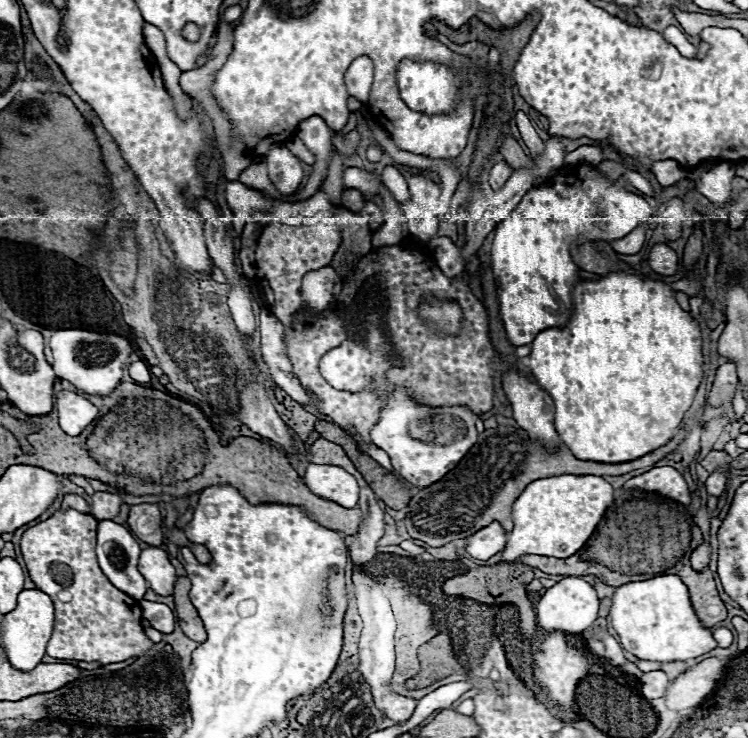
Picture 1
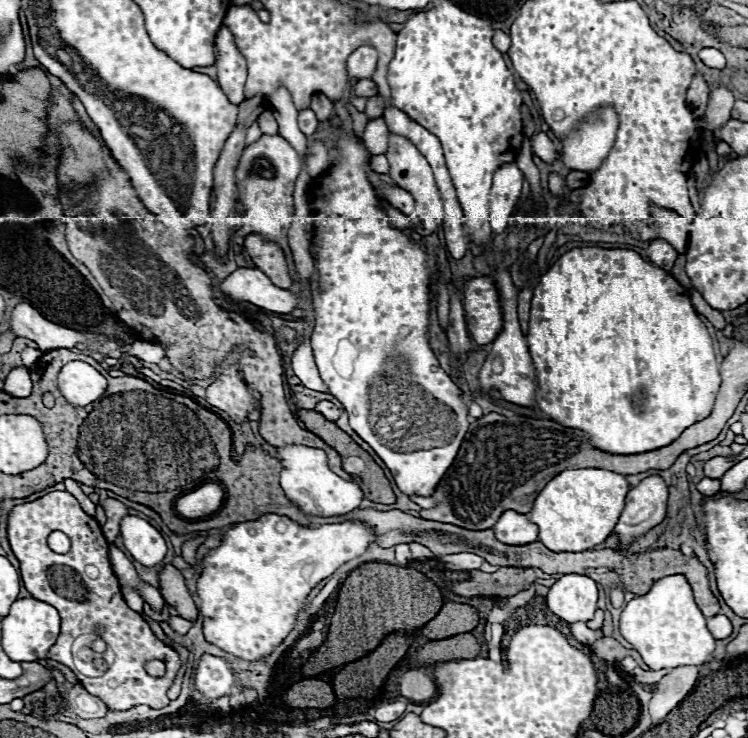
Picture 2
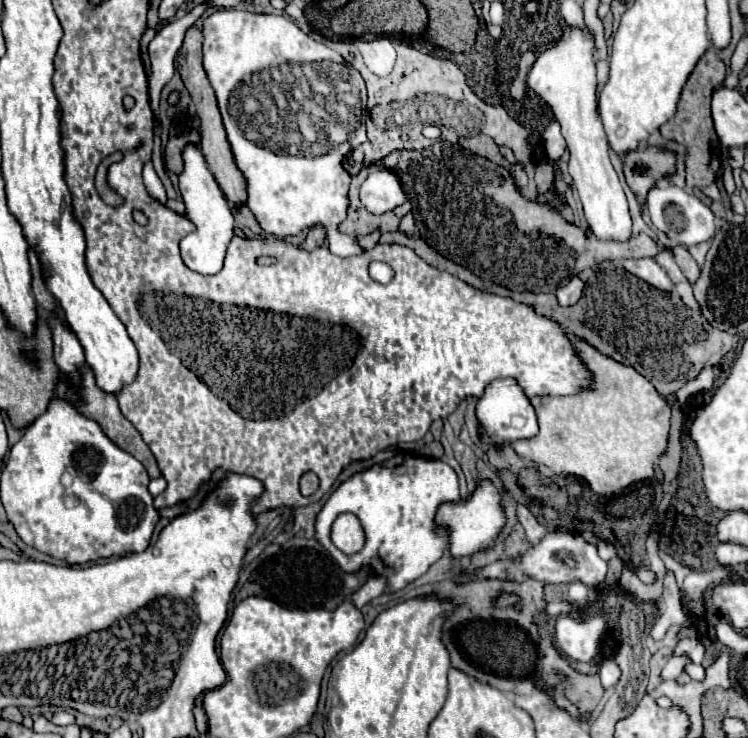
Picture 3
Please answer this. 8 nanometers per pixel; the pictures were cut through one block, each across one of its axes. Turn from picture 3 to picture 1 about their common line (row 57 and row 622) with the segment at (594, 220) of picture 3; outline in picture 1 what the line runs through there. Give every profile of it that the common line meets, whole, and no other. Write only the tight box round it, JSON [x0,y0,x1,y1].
[536,576,600,634]

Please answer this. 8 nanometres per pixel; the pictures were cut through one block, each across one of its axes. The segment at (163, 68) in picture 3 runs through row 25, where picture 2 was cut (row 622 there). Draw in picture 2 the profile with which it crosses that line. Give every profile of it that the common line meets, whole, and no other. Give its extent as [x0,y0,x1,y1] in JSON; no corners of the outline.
[166,616,192,634]

